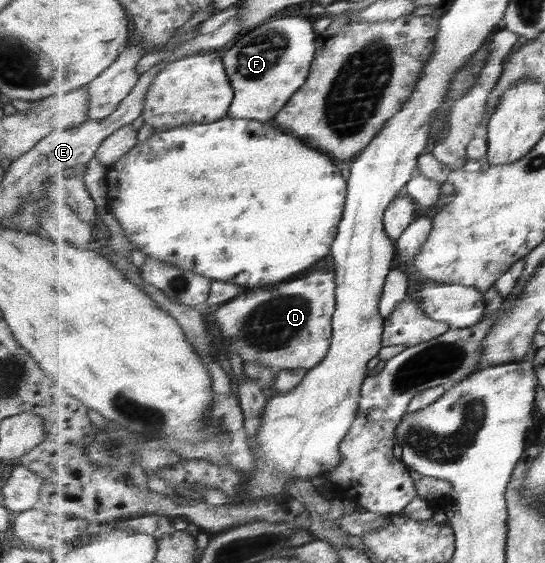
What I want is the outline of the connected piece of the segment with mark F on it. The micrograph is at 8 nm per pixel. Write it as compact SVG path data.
M288 16L274 18L236 42L236 46L224 56L236 91L229 116L267 122L275 118L292 97L307 85L319 52L319 36L315 22L312 24L302 16Z

